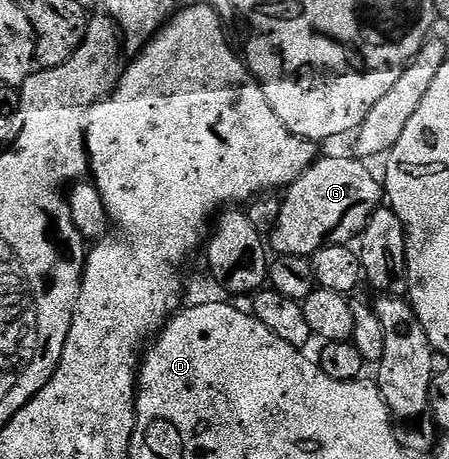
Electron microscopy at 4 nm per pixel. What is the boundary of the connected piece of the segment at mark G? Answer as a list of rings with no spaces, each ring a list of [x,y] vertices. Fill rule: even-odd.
[[[345,155],[318,158],[287,188],[281,199],[278,223],[271,234],[271,247],[277,255],[311,257],[324,247],[352,244],[360,236],[367,221],[382,206],[383,183],[365,168],[368,166],[360,158],[352,158]]]

